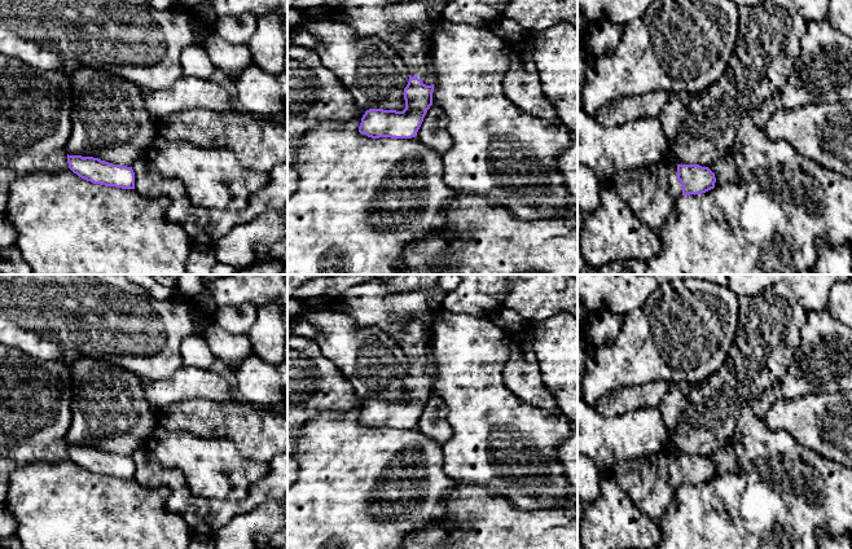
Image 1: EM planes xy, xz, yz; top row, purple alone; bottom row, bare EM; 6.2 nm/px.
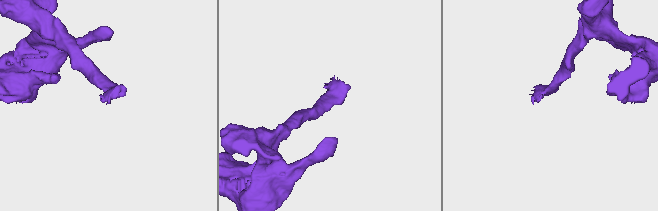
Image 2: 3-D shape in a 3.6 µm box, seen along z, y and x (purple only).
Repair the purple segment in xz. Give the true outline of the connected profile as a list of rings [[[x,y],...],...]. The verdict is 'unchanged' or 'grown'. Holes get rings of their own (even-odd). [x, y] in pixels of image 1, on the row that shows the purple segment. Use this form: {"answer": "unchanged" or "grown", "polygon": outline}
{"answer": "grown", "polygon": [[[421,31],[405,36],[401,60],[409,70],[409,82],[404,88],[403,111],[369,109],[361,118],[359,132],[372,139],[412,139],[432,105],[435,71],[432,67],[434,40]]]}

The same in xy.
{"answer": "unchanged", "polygon": [[[69,155],[69,168],[79,177],[105,186],[135,189],[132,167],[111,164],[93,157]]]}

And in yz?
{"answer": "grown", "polygon": [[[663,161],[623,171],[611,183],[634,216],[647,228],[659,232],[678,197],[713,189],[716,177],[708,167]]]}

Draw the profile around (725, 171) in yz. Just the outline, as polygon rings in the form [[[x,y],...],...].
[[[732,154],[719,158],[716,162],[708,166],[715,174],[716,183],[715,188],[724,184],[738,184],[738,170]]]

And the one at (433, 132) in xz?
[[[430,106],[416,137],[439,155],[451,149],[453,140],[448,132],[447,115],[439,106]]]

